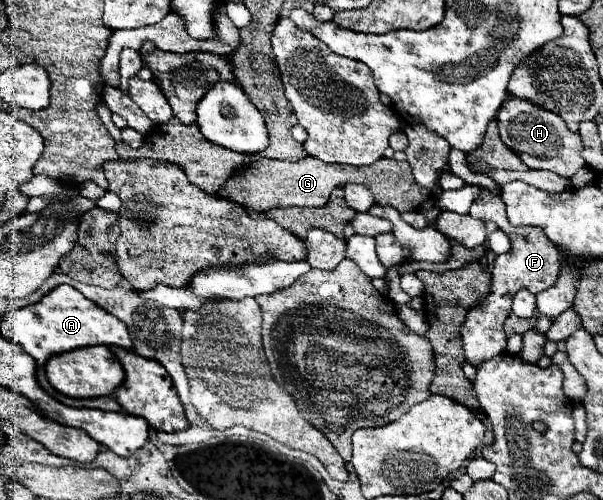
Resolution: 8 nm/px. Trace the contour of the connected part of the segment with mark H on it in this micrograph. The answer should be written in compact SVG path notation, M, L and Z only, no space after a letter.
M509 97L501 105L501 109L497 113L497 121L499 121L499 135L501 135L503 143L511 151L515 151L529 169L553 171L553 173L569 179L579 169L587 167L585 159L581 157L581 149L583 149L581 135L569 131L565 121L561 121L561 117L557 113L553 113L545 107L539 107L527 99Z

